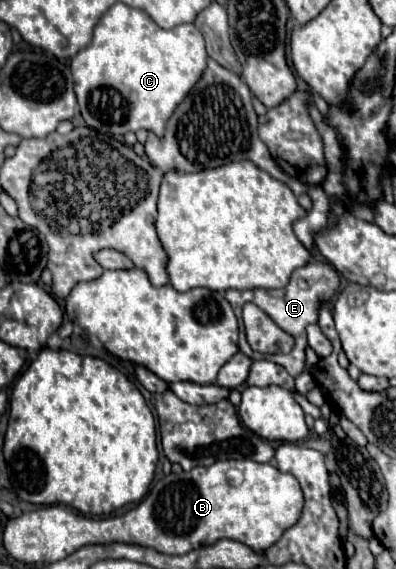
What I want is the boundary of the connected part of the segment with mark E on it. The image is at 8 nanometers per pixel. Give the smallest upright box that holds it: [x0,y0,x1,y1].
[226,263,340,377]

